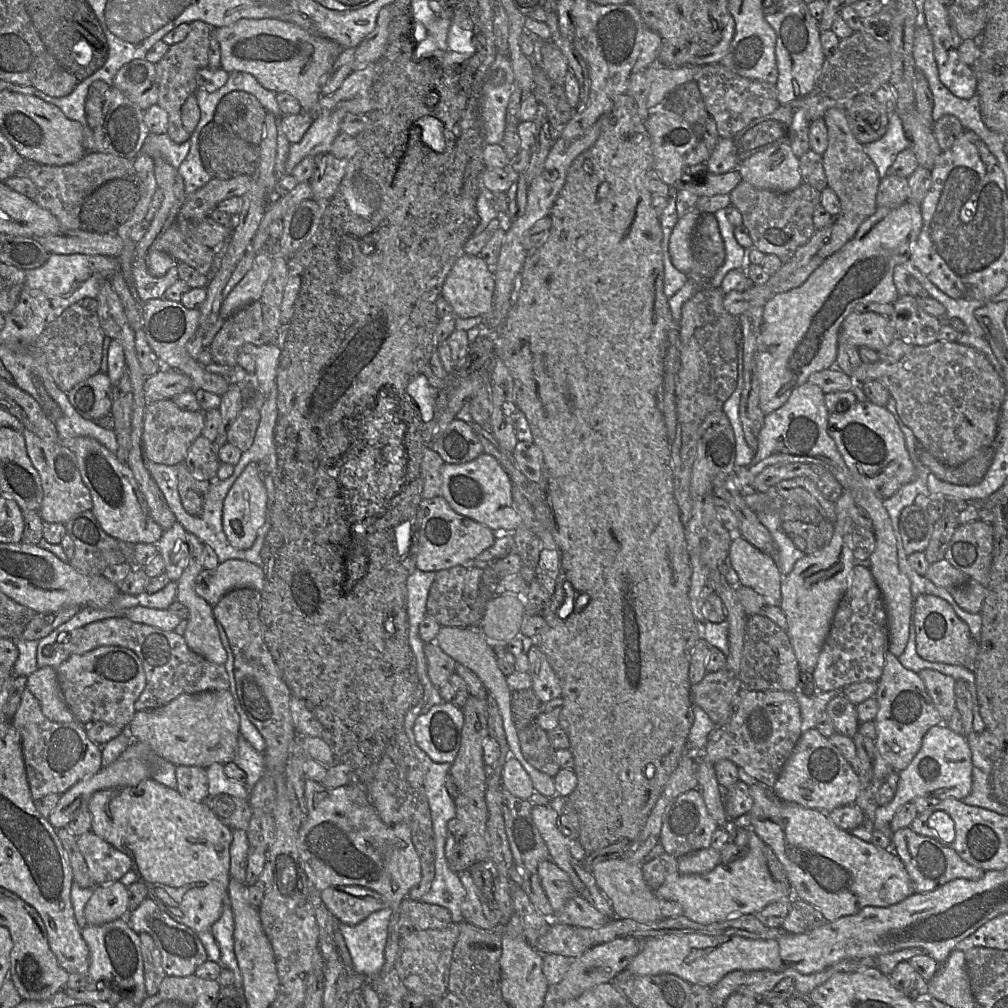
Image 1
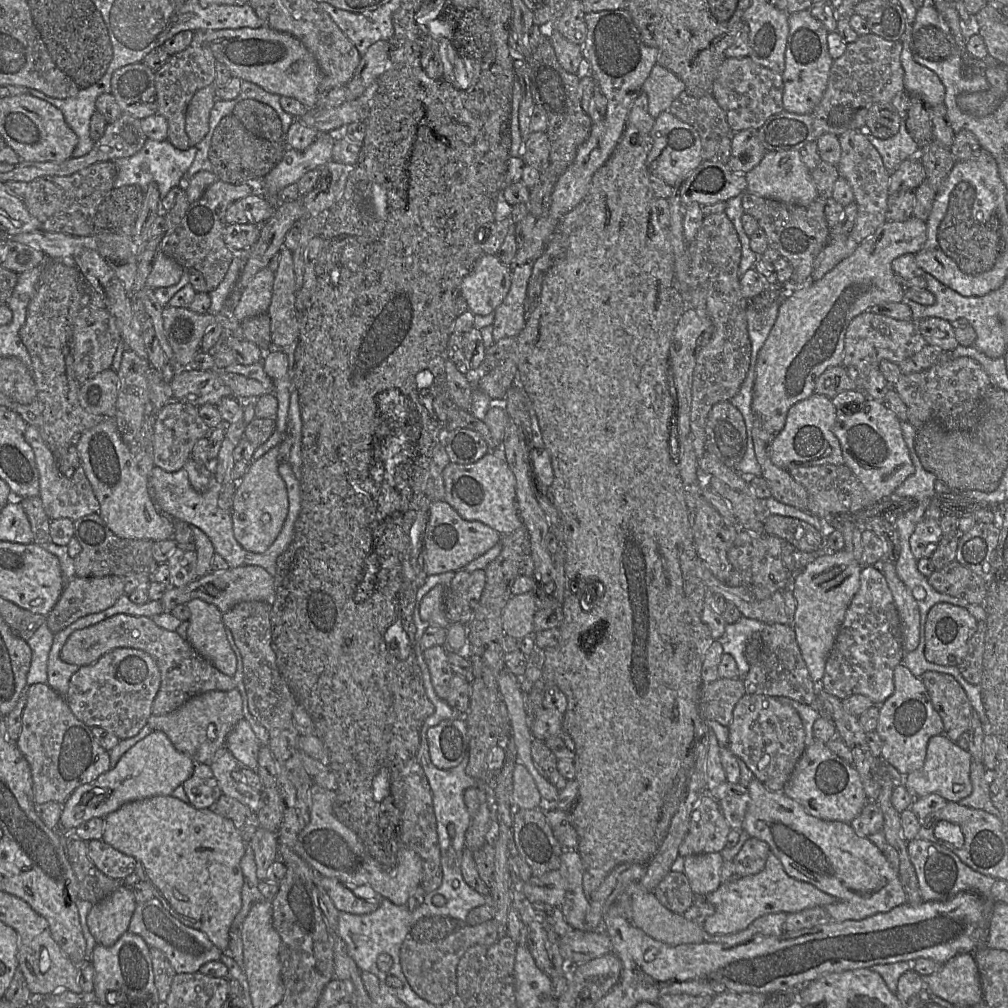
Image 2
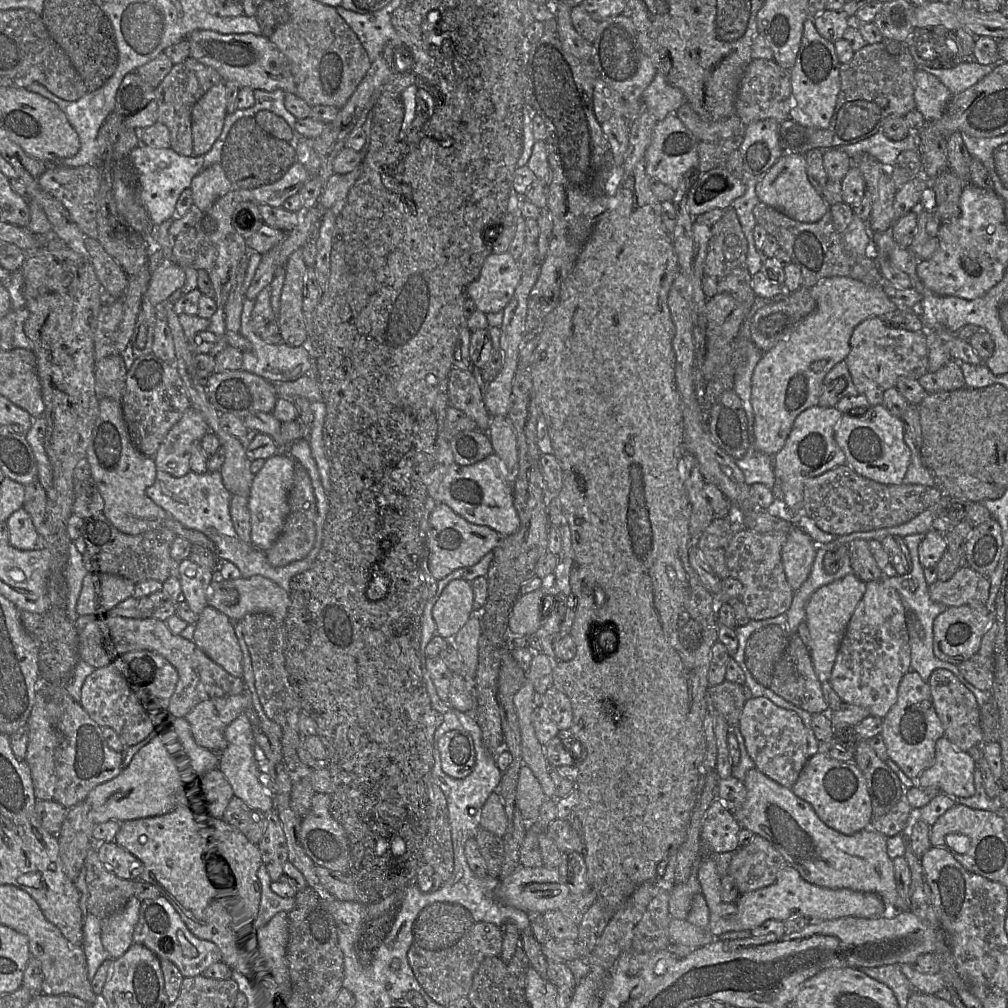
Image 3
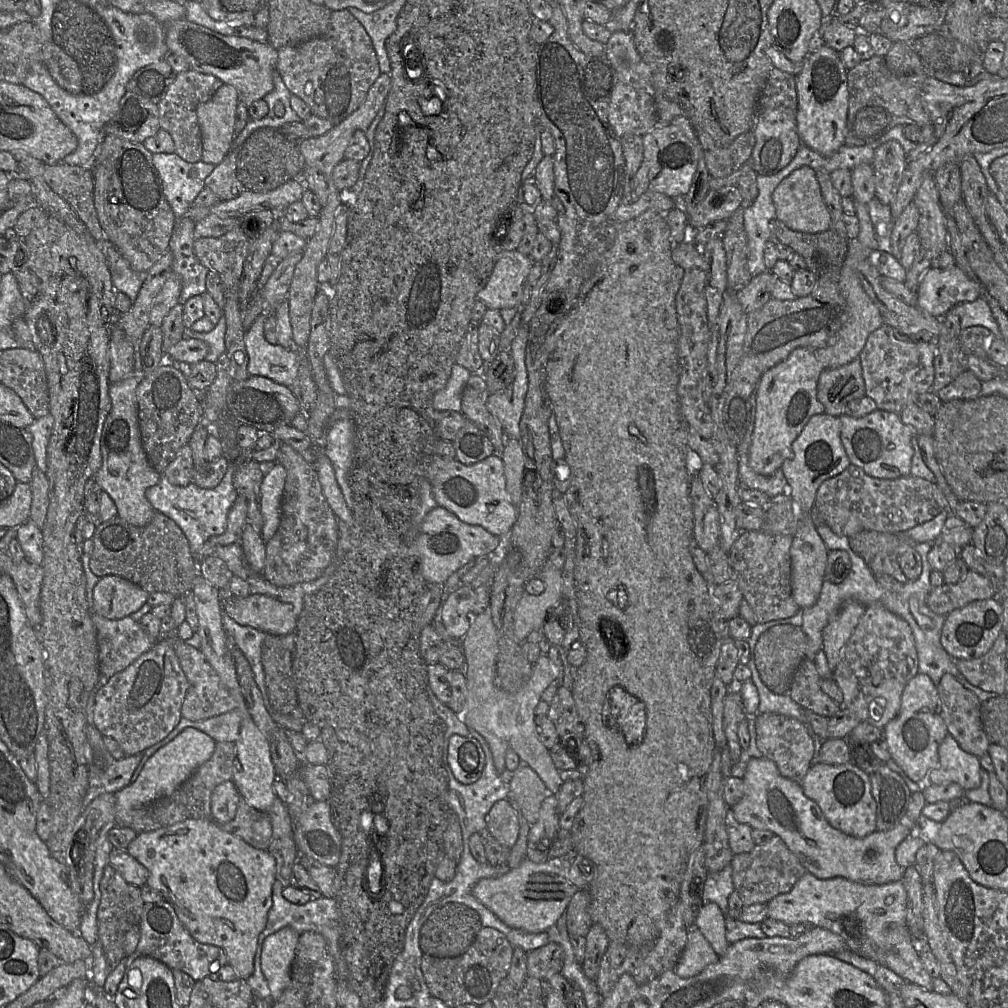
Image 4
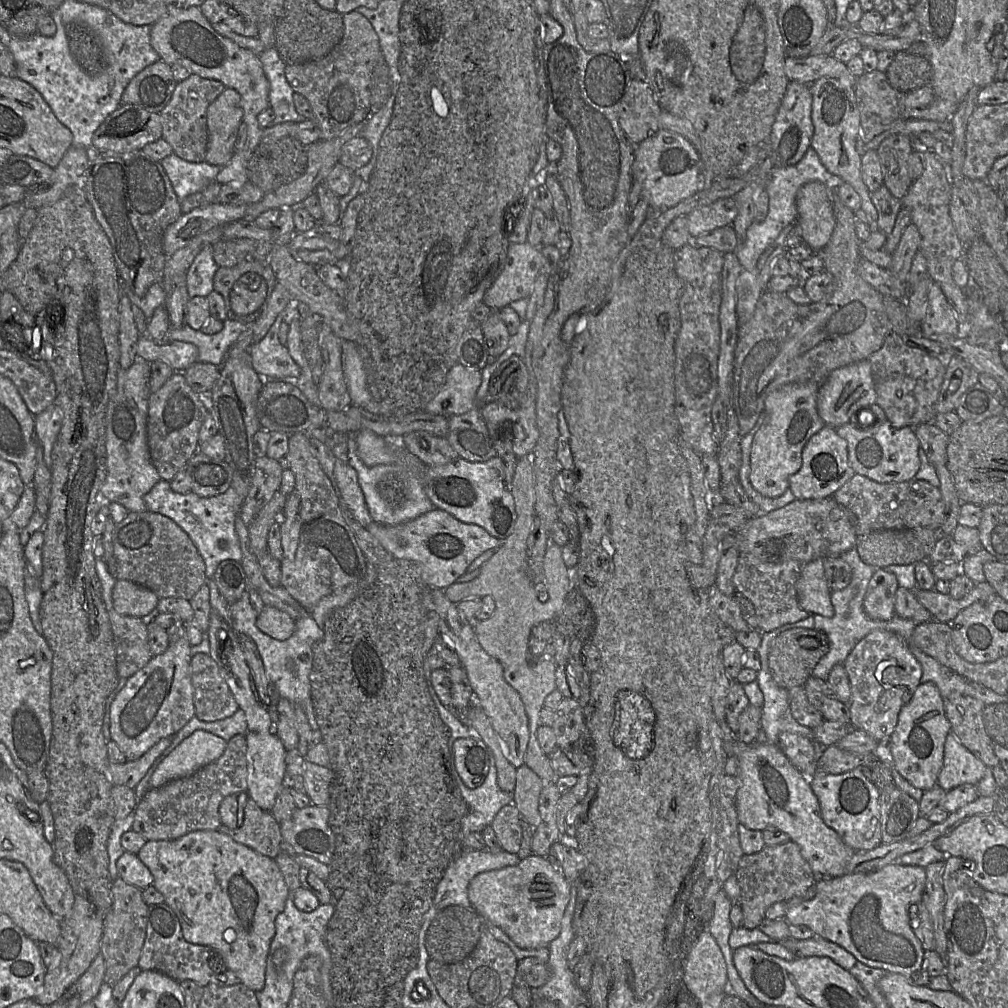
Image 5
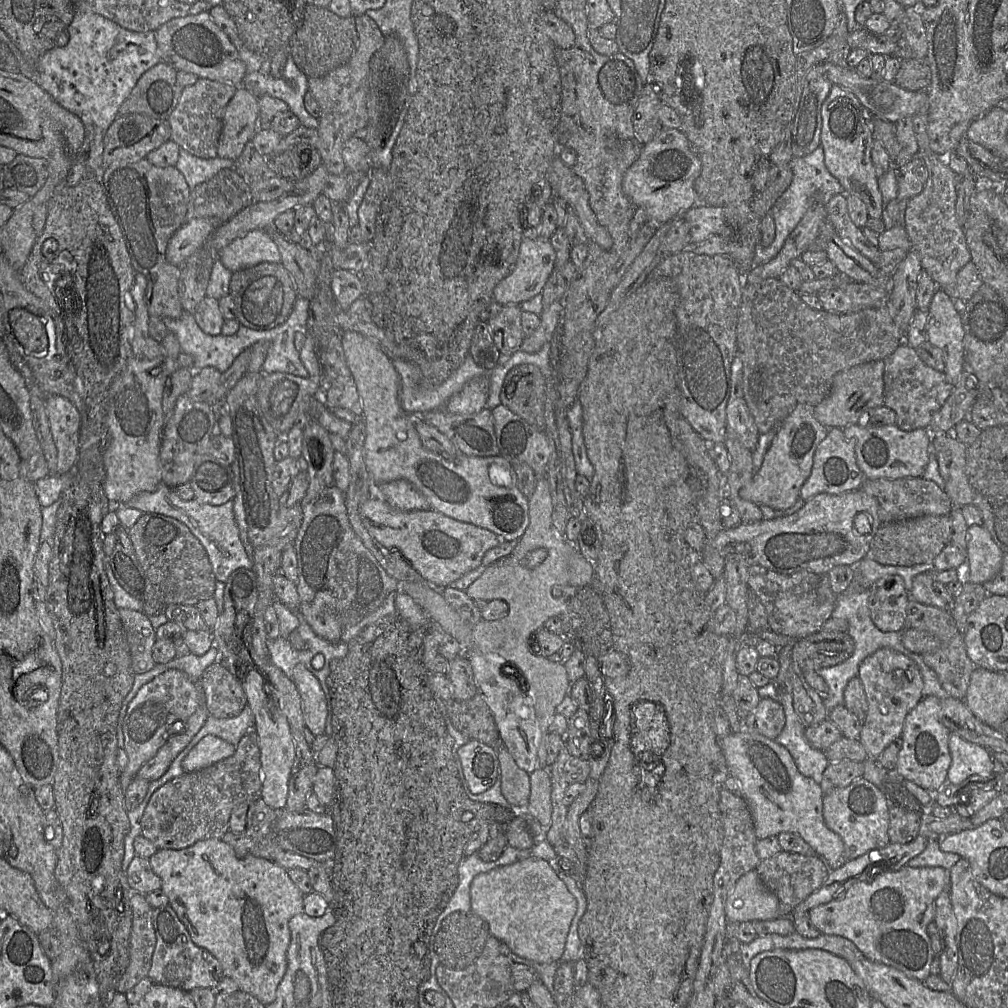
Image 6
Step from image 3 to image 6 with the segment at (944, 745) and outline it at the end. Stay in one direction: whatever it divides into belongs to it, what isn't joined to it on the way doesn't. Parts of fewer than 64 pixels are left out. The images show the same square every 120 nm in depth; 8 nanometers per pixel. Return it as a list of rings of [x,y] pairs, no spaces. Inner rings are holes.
[[[950,733],[948,747],[951,765],[947,773],[947,782],[958,785],[973,775],[989,777],[993,774],[992,752],[987,748],[963,739],[956,733]]]

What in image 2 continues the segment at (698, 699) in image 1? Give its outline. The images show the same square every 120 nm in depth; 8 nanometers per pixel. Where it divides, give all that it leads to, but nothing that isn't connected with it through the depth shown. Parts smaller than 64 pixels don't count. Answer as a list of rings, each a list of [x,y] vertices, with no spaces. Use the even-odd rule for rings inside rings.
[[[718,678],[703,684],[698,701],[700,715],[704,720],[728,727],[736,704],[745,694],[742,678]]]

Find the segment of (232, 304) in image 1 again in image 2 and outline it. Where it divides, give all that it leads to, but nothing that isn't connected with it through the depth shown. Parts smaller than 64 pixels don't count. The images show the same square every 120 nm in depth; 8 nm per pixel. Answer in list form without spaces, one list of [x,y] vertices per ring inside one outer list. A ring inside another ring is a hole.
[[[269,267],[257,272],[244,288],[233,315],[238,321],[267,314],[272,298],[274,275]]]

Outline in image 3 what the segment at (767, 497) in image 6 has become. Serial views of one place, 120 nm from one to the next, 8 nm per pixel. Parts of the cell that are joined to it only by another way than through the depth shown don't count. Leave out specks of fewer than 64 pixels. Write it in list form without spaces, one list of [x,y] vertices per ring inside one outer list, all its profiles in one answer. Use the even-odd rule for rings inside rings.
[[[833,276],[810,288],[816,300],[815,310],[804,318],[786,339],[764,352],[752,376],[751,404],[755,417],[754,441],[756,448],[766,455],[774,456],[784,446],[796,417],[804,410],[819,405],[821,385],[825,375],[850,352],[850,338],[855,327],[871,317],[894,315],[899,307],[883,286],[870,286],[859,280]]]

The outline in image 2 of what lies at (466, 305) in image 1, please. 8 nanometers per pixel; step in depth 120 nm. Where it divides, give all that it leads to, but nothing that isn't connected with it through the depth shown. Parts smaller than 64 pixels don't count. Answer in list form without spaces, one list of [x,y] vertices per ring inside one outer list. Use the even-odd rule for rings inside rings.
[[[484,254],[476,262],[473,270],[463,279],[459,294],[468,304],[469,311],[475,316],[494,314],[506,298],[511,286],[510,267],[503,264],[496,255]]]

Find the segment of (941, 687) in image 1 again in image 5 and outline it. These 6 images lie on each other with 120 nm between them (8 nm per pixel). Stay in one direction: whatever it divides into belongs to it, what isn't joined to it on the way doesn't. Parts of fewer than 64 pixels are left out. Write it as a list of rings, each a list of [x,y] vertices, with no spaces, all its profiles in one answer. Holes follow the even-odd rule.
[[[952,692],[943,699],[945,716],[951,725],[951,733],[988,768],[1000,766],[994,753],[993,741],[983,723],[985,704],[968,695]]]

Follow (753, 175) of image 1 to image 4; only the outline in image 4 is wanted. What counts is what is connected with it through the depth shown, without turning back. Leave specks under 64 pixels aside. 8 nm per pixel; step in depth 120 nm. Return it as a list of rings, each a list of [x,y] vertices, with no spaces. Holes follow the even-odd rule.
[[[802,166],[784,178],[773,191],[772,200],[777,219],[791,230],[815,234],[831,227],[830,214],[821,196],[815,171],[809,166]]]

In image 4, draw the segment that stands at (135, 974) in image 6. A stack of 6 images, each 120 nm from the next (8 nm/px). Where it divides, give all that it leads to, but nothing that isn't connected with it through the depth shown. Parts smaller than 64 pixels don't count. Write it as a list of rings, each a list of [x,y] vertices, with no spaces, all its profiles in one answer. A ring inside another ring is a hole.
[[[110,865],[104,868],[99,882],[100,901],[97,908],[97,936],[103,949],[109,971],[114,970],[121,961],[128,957],[123,949],[125,934],[133,927],[139,926],[144,902],[140,888],[127,883]]]

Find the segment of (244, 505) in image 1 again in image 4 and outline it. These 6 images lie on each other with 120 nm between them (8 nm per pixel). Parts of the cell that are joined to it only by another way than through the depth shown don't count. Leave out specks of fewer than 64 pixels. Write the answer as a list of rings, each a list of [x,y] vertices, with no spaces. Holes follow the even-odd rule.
[[[275,463],[272,469],[264,475],[261,483],[261,514],[263,517],[261,536],[265,542],[273,538],[280,526],[286,479],[287,471],[284,466]]]

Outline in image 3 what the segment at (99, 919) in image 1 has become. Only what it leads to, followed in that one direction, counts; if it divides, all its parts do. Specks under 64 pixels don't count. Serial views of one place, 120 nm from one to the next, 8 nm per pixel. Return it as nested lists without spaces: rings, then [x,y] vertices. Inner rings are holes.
[[[133,896],[121,910],[100,921],[101,941],[111,958],[119,958],[134,943],[133,931],[139,919],[140,904]]]

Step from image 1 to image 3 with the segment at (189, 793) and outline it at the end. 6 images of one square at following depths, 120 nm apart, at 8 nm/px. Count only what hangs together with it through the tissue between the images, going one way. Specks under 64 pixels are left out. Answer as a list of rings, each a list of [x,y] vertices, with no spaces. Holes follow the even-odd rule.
[[[216,768],[216,770],[209,770],[205,774],[202,774],[195,781],[194,797],[198,800],[203,813],[215,818],[222,818],[228,803],[233,797],[233,793],[227,780],[218,773]]]

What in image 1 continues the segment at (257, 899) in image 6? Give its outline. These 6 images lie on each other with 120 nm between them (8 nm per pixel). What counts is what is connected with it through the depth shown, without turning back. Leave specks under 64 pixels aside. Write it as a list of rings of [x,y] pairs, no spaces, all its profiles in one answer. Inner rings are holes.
[[[151,778],[143,780],[134,787],[118,787],[95,792],[88,803],[88,811],[92,816],[91,832],[126,854],[132,862],[132,870],[138,882],[147,888],[148,897],[158,907],[166,912],[173,920],[184,924],[196,933],[210,931],[211,926],[220,918],[223,912],[225,898],[228,896],[230,876],[230,845],[233,840],[233,831],[224,825],[205,802],[194,802],[183,797],[177,789],[168,788]]]

